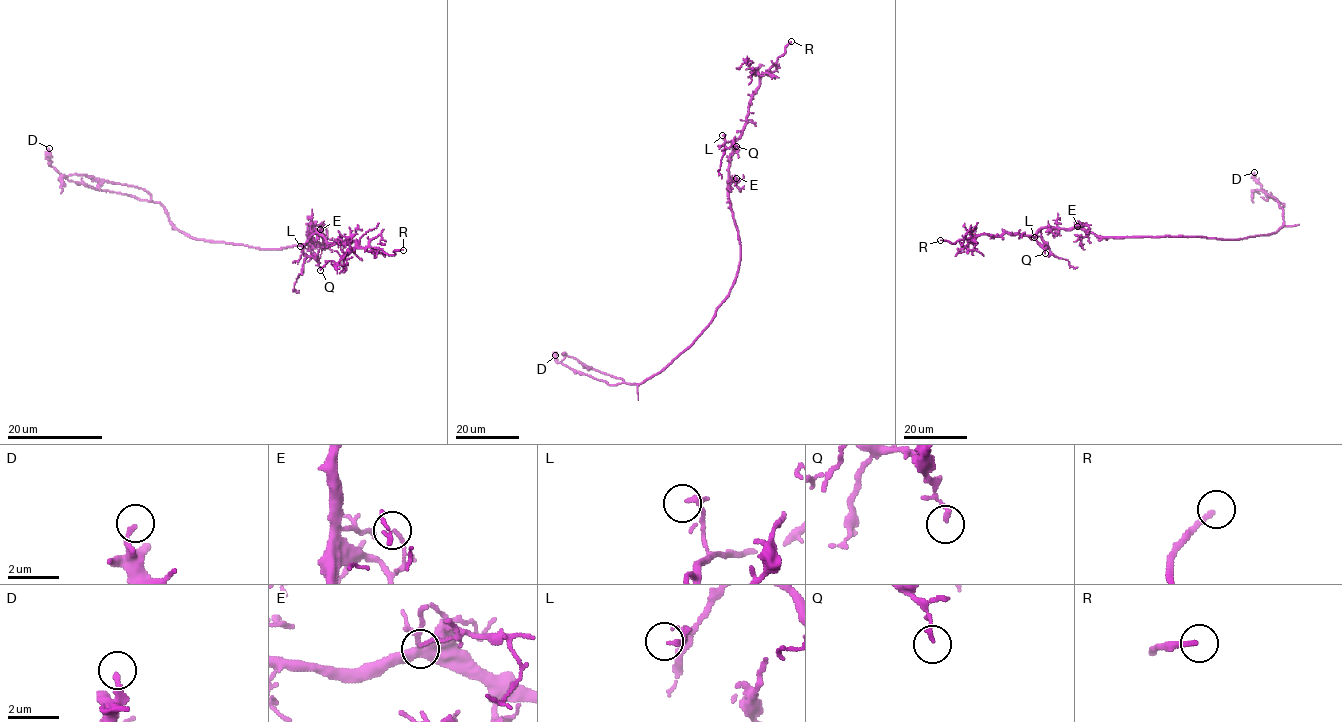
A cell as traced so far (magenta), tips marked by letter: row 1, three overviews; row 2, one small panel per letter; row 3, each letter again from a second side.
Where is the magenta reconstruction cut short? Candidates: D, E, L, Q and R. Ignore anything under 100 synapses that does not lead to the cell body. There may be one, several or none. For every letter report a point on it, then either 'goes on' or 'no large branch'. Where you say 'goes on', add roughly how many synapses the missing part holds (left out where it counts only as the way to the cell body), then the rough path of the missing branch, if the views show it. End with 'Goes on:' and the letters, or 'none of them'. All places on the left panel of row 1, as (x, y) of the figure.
D: (49, 148) | no large branch
E: (320, 229) | no large branch
L: (300, 246) | no large branch
Q: (320, 270) | no large branch
R: (403, 250) | goes on
Goes on: R

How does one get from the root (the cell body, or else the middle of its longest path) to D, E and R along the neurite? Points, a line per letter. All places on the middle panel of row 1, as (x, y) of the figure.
D: (735, 277), (729, 295), (717, 309), (709, 326), (664, 368), (639, 384), (608, 384), (557, 362), (555, 355)
E: (735, 277), (740, 261), (740, 238), (728, 184), (736, 183), (736, 178)
R: (735, 277), (740, 238), (728, 194), (729, 154), (741, 135), (759, 77), (791, 41)

